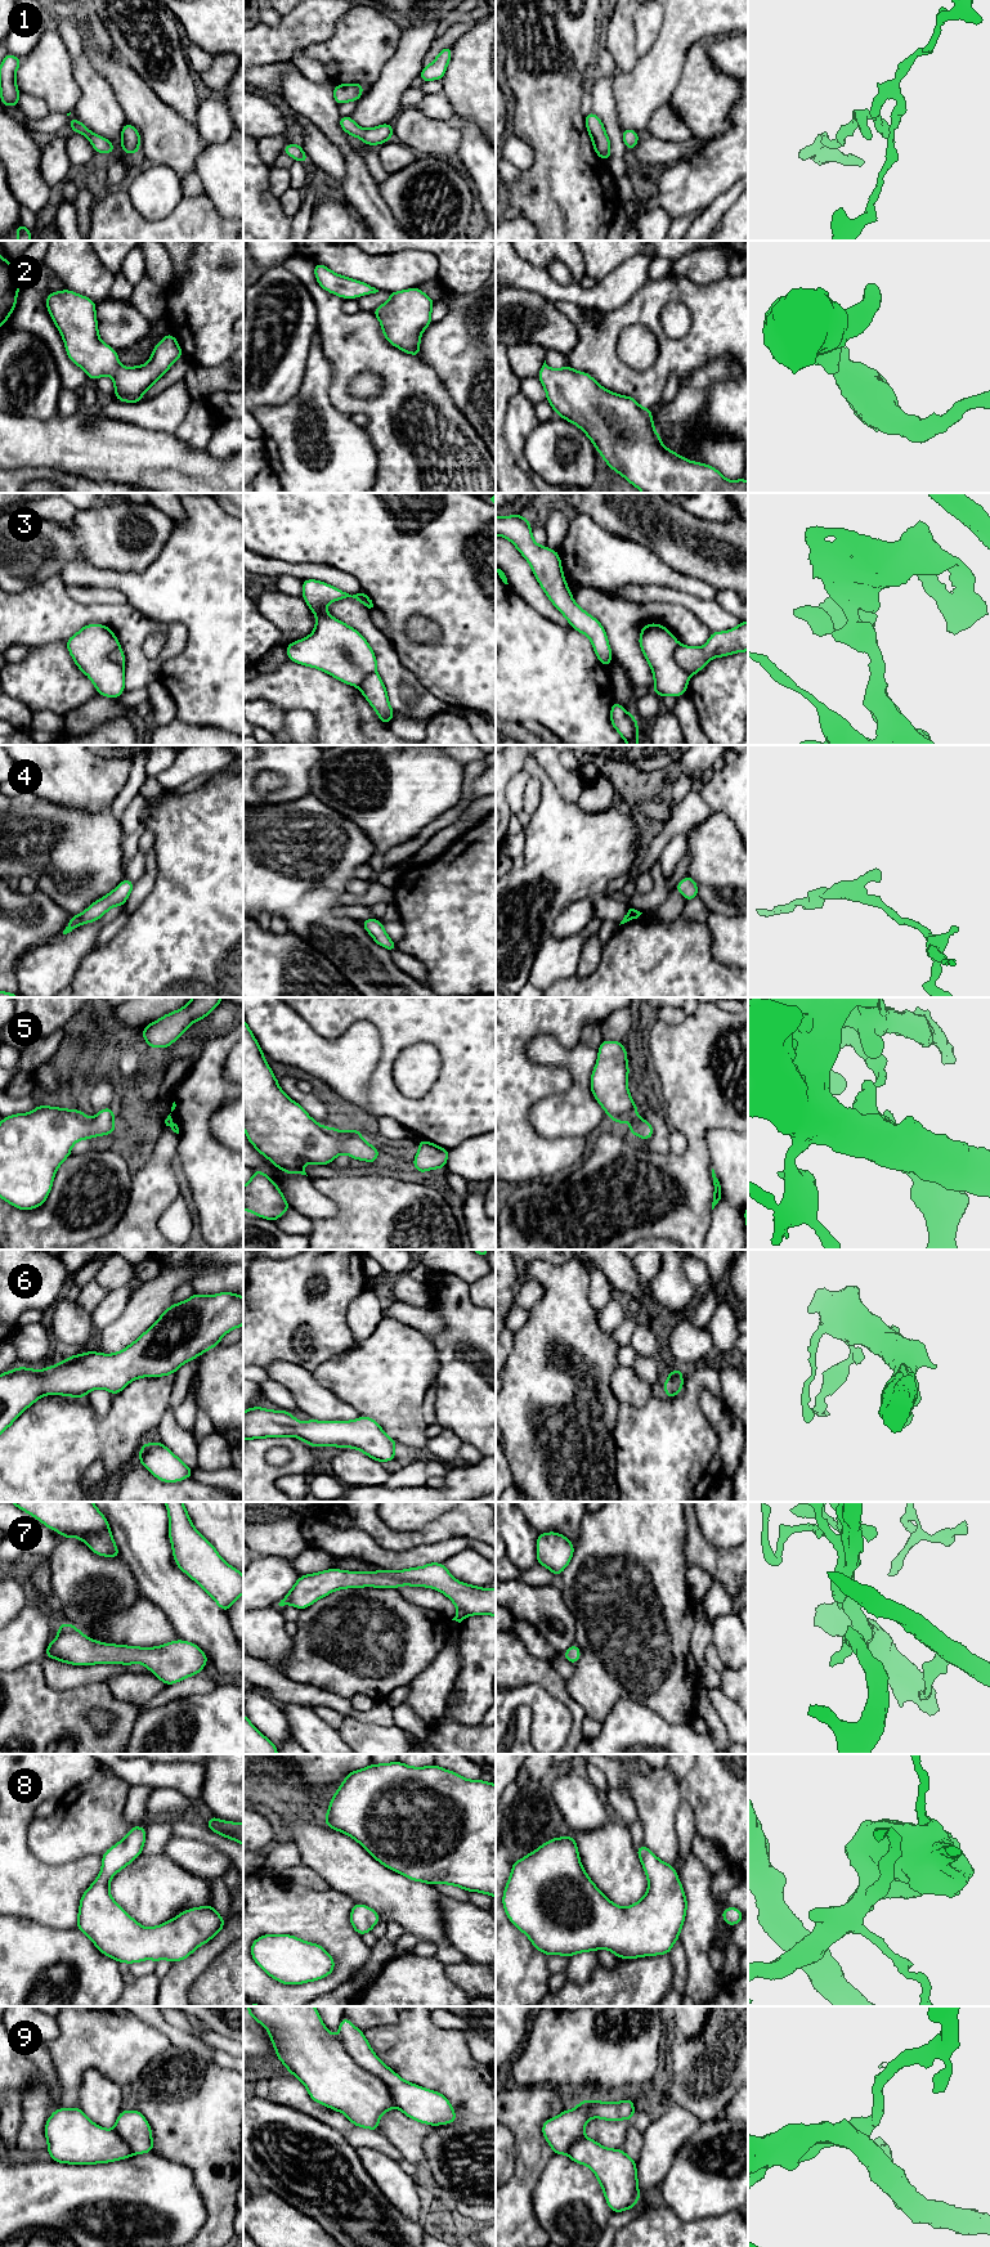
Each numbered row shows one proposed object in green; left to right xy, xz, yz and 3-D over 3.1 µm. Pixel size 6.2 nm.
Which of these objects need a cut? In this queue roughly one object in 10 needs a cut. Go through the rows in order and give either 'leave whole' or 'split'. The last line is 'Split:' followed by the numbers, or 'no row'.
1: leave whole
2: leave whole
3: split
4: leave whole
5: leave whole
6: leave whole
7: leave whole
8: leave whole
9: leave whole
Split: 3

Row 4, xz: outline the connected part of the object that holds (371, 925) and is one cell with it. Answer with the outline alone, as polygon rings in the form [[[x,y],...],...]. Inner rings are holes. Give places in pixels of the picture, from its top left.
[[[367,919],[360,921],[363,928],[372,936],[373,941],[388,948],[390,952],[397,950],[397,943],[394,943],[390,937],[386,934],[382,921],[376,919]]]

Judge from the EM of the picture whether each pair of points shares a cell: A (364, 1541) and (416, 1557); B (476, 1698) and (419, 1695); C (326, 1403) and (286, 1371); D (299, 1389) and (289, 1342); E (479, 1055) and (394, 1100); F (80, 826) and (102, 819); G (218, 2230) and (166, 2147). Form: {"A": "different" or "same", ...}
{"A": "same", "B": "different", "C": "same", "D": "different", "E": "same", "F": "same", "G": "same"}

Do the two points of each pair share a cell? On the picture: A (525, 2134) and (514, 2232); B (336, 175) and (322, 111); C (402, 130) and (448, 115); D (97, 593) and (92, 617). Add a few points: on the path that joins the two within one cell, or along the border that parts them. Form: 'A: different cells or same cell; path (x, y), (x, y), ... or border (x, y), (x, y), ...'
A: same cell; path (525, 2158), (525, 2178), (514, 2200), (514, 2207)
B: different cells; border (308, 119), (339, 148), (345, 166)
C: different cells; border (415, 107), (428, 116), (453, 122)
D: different cells; border (67, 591), (72, 599), (83, 604), (124, 604)

